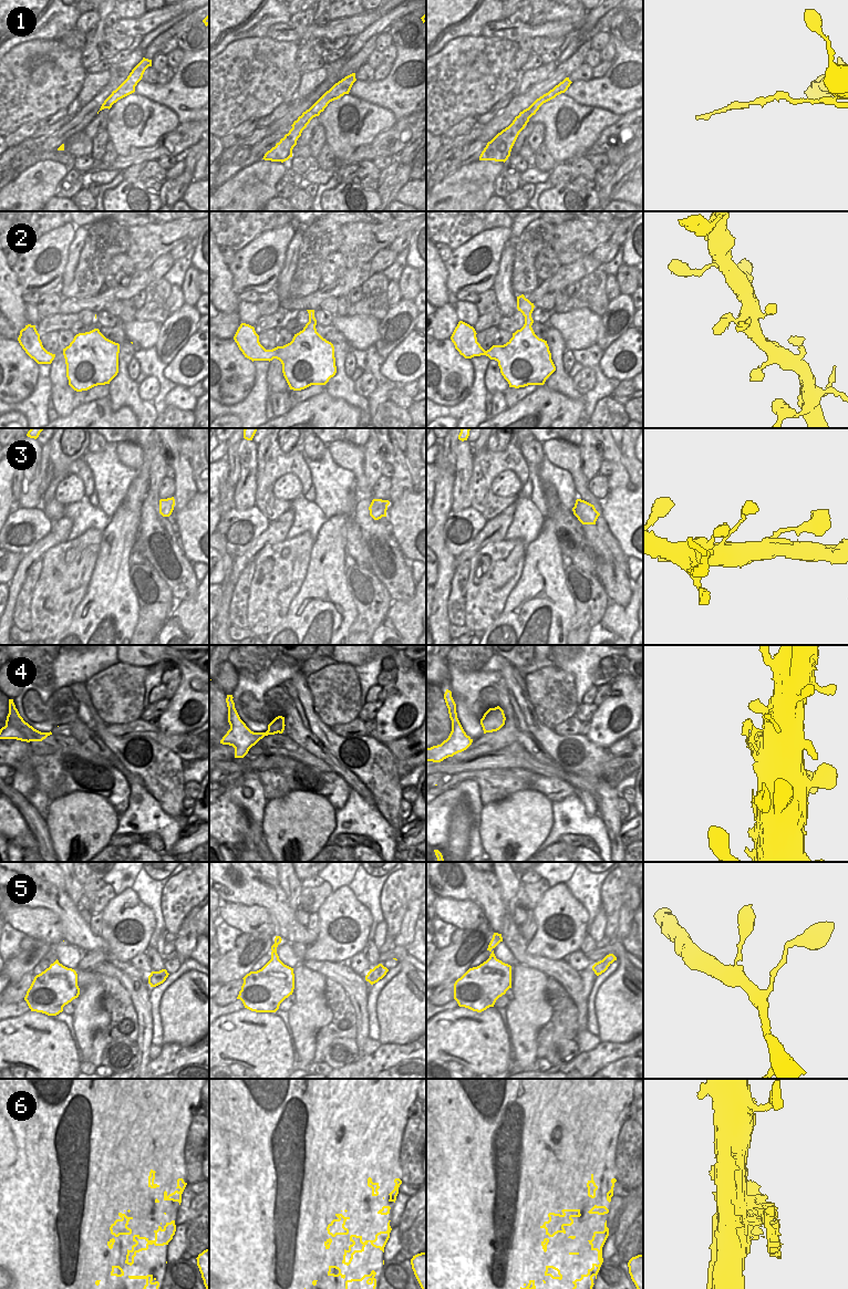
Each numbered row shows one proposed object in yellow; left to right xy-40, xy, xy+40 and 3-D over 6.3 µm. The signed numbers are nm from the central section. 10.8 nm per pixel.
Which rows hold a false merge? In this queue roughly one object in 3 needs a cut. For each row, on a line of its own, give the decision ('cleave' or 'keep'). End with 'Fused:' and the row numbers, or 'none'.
1: keep
2: keep
3: keep
4: keep
5: keep
6: cleave
Fused: 6

